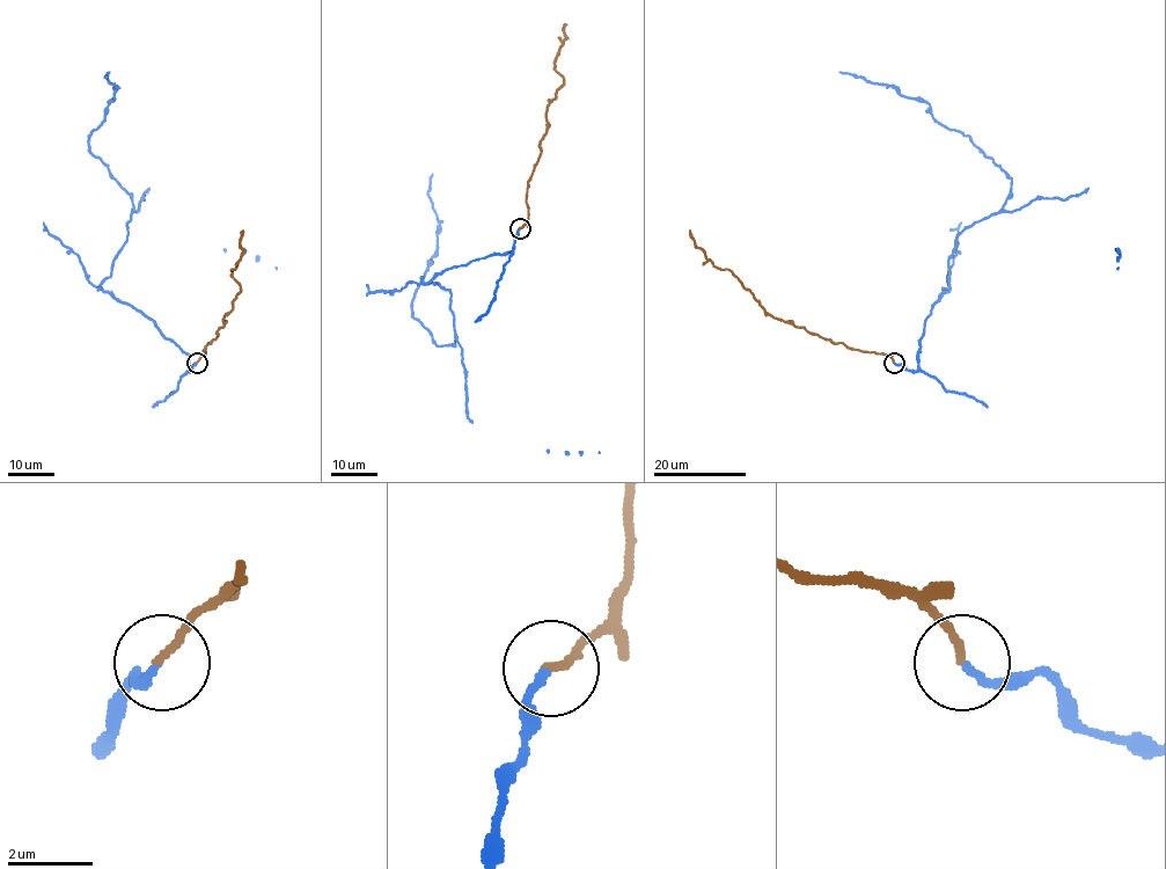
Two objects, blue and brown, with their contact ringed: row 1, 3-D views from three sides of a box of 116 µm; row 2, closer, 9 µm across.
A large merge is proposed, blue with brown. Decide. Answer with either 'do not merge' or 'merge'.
merge

